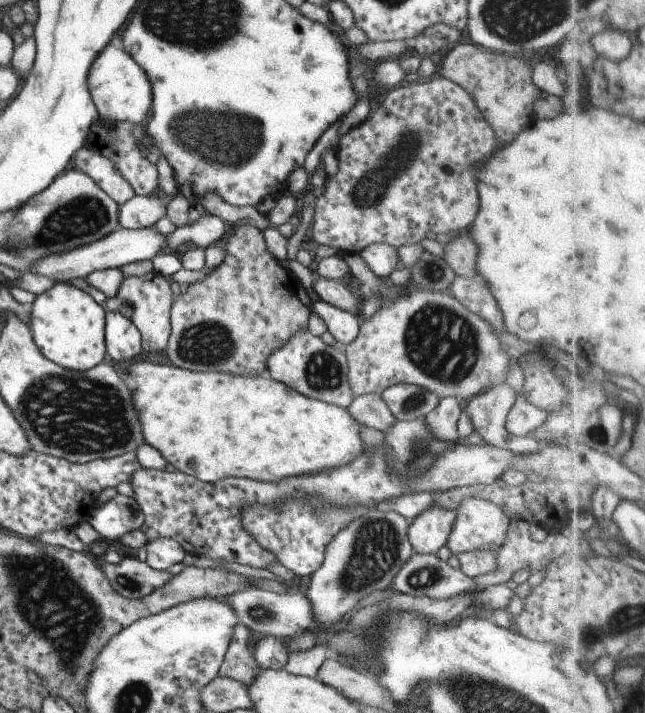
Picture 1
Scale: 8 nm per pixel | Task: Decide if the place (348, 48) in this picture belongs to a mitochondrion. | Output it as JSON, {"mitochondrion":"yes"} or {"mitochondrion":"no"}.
{"mitochondrion":"no"}

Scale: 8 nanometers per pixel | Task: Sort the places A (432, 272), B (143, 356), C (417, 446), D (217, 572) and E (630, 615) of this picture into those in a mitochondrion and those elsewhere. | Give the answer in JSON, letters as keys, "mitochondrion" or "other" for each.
{"A":"mitochondrion","B":"other","C":"mitochondrion","D":"other","E":"mitochondrion"}

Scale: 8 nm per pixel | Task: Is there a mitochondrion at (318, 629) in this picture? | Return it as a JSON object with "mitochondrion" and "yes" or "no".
{"mitochondrion":"no"}

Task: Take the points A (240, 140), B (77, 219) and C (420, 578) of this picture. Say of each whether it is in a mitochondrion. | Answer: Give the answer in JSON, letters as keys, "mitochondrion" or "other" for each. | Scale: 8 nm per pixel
{"A":"mitochondrion","B":"mitochondrion","C":"mitochondrion"}

